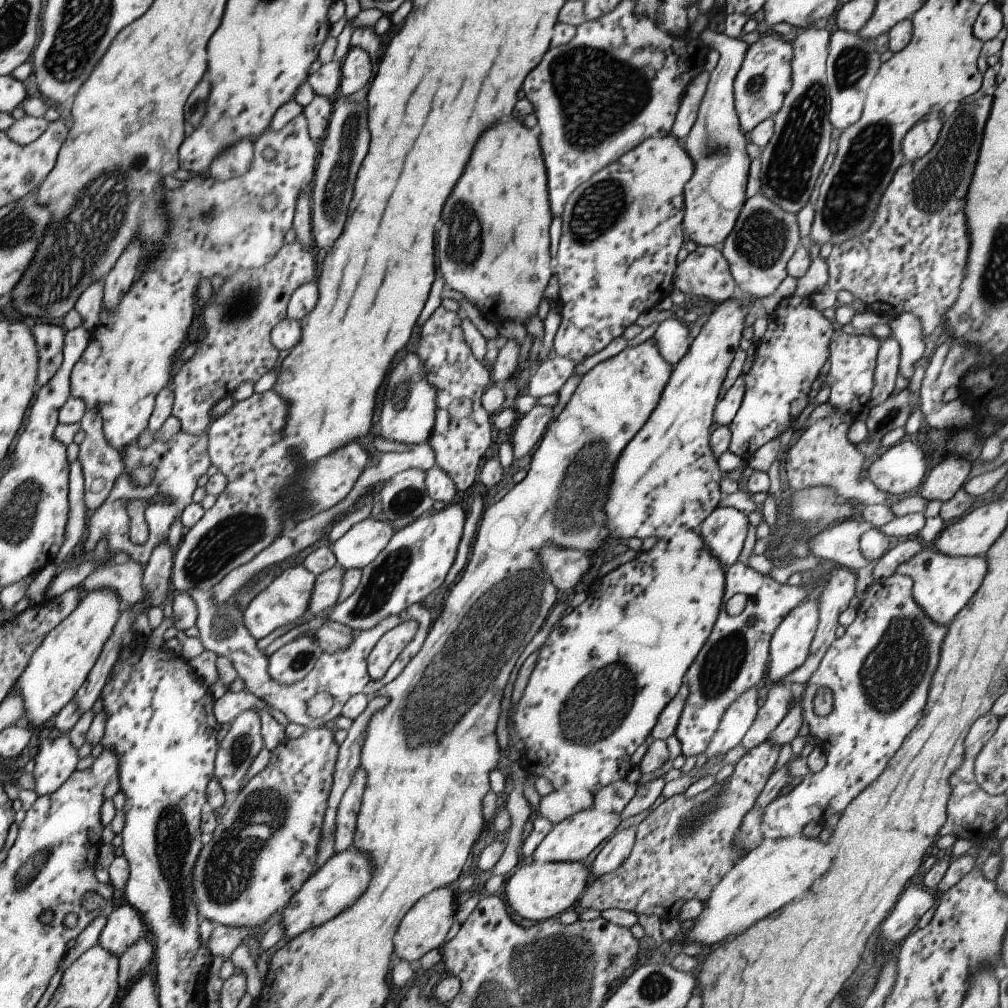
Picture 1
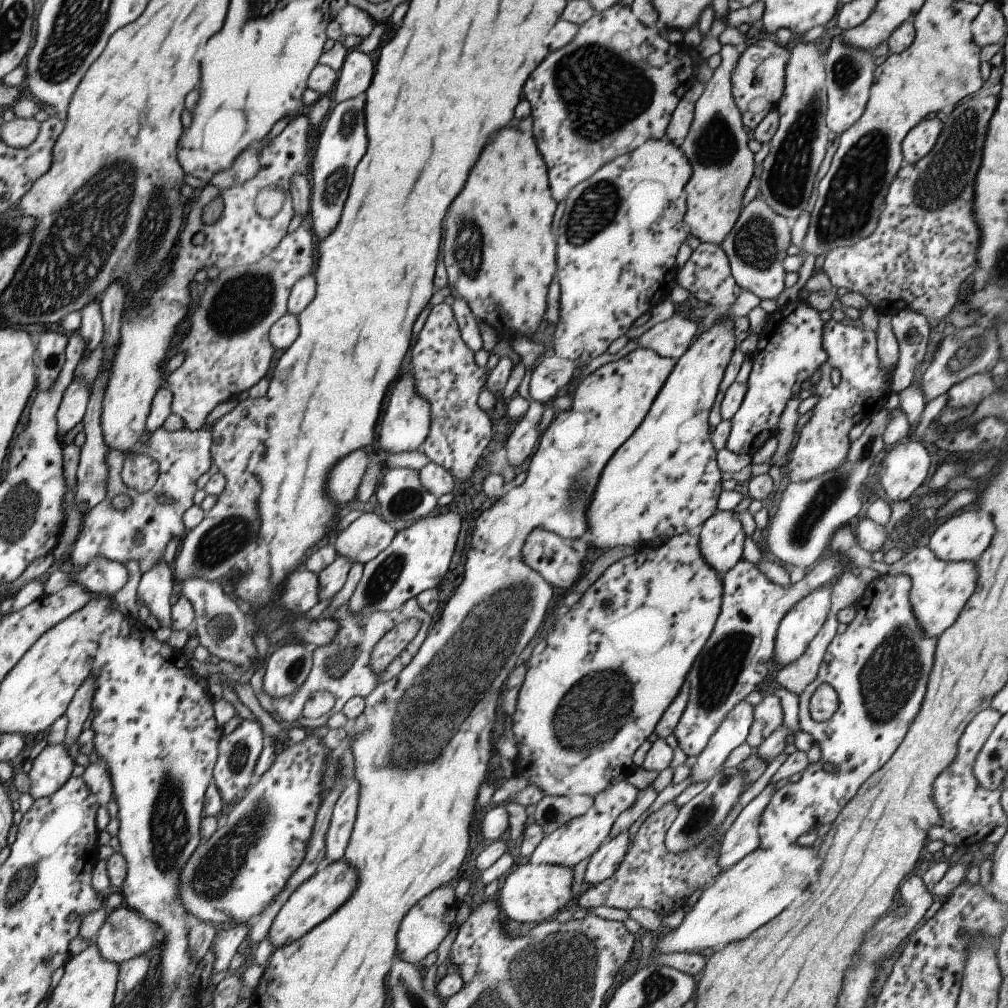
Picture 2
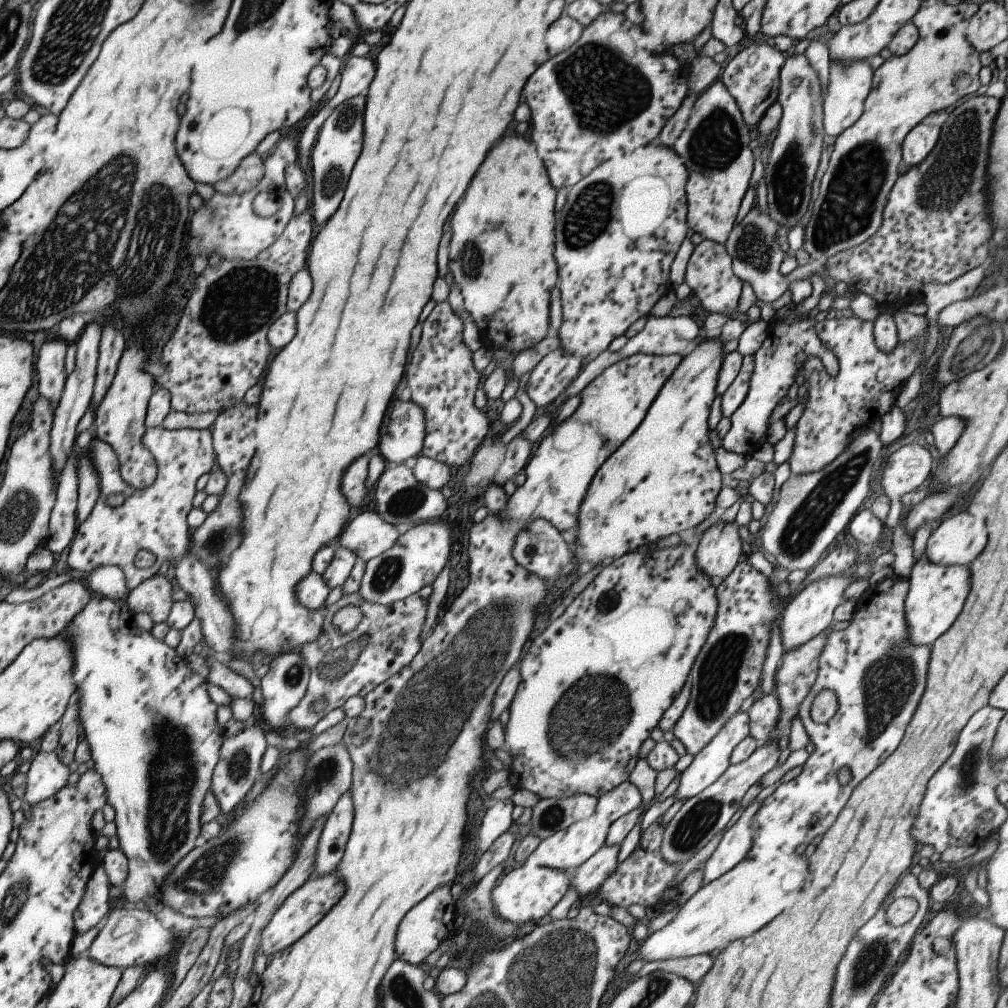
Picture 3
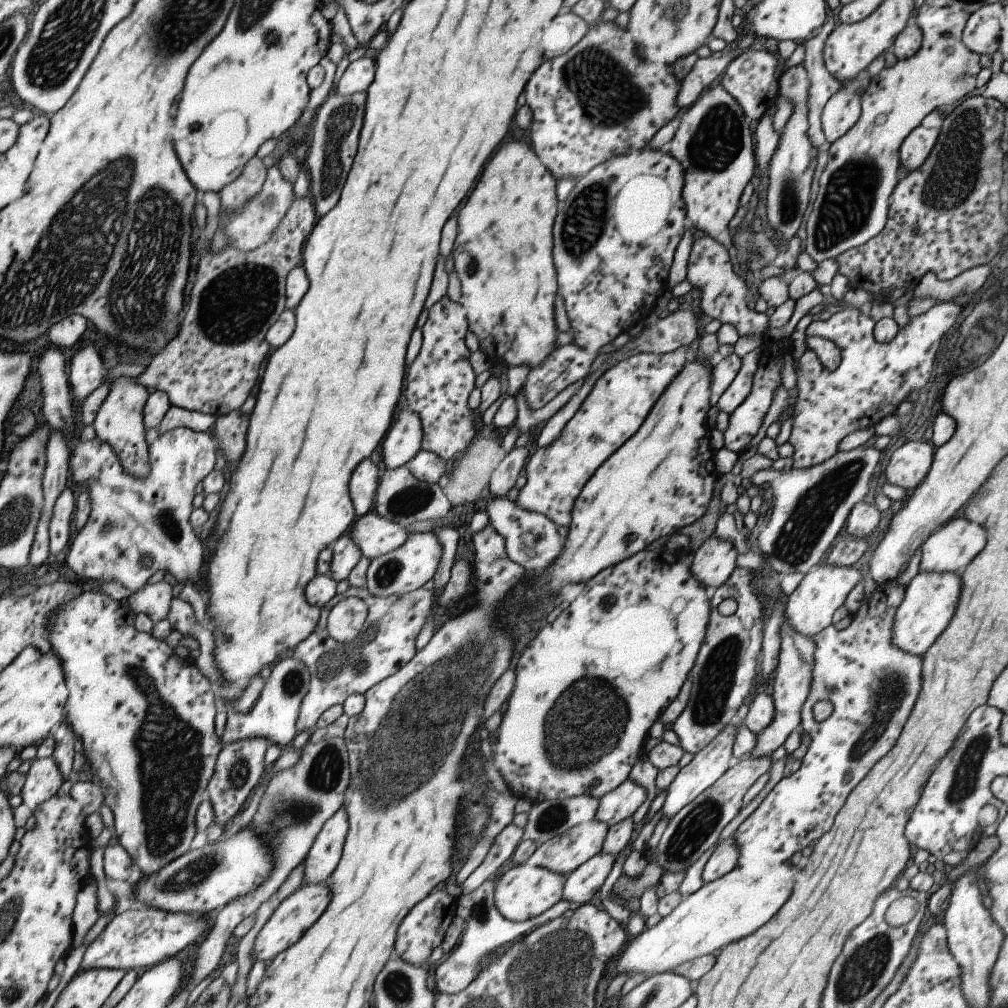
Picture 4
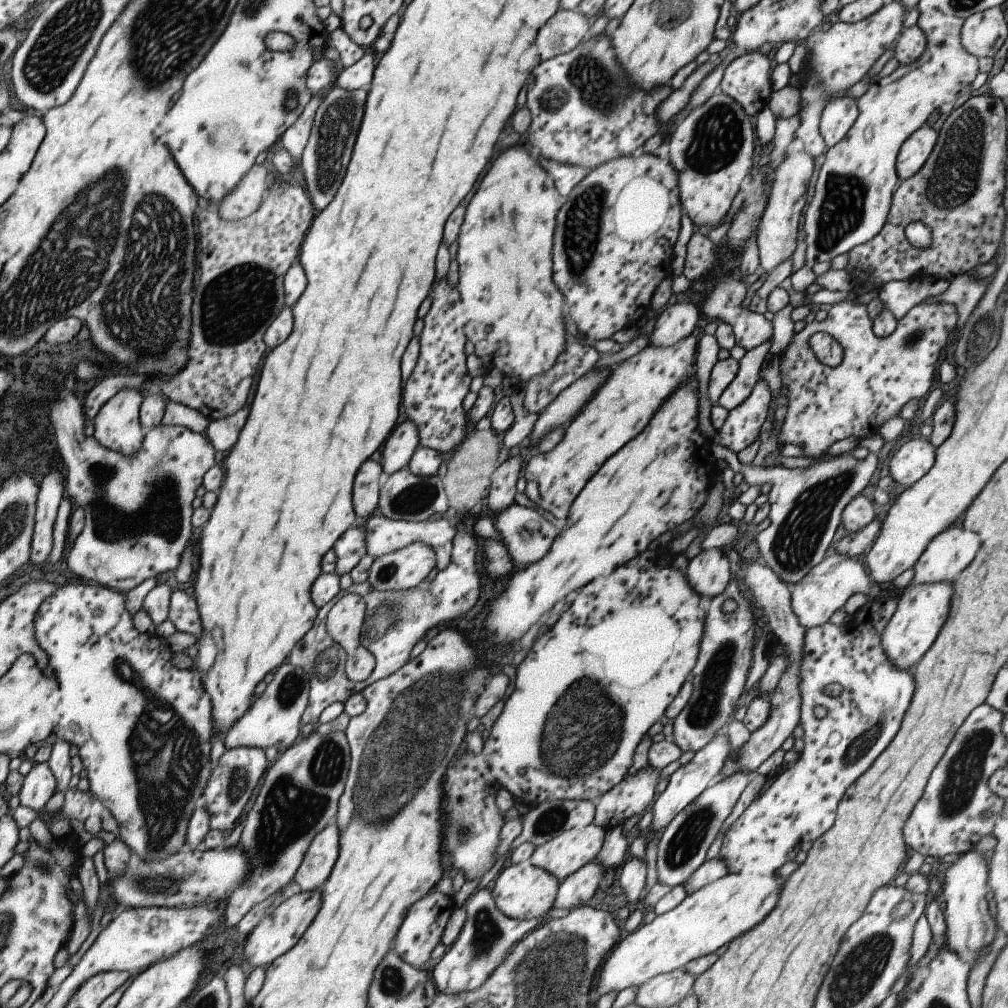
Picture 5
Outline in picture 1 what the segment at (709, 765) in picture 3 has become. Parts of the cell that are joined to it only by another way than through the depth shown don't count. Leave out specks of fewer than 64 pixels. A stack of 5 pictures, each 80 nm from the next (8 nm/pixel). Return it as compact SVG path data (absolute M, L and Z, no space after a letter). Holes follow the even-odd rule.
M749 687L729 704L704 750L707 760L713 754L725 754L740 743L754 721L758 709L757 698L757 688Z

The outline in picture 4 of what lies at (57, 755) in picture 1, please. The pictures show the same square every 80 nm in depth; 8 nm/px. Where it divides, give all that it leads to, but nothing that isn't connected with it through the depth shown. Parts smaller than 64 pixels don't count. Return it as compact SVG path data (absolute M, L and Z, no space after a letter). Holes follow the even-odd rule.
M51 757L34 758L24 774L24 785L20 792L22 803L33 810L43 801L53 797L65 780L58 765Z

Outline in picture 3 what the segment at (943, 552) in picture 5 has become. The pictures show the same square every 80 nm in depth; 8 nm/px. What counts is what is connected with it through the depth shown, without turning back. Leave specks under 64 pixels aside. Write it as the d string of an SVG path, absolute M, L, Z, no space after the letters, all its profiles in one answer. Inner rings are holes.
M959 512L945 518L926 540L924 554L940 565L971 564L985 548L987 528L975 524L971 514Z

